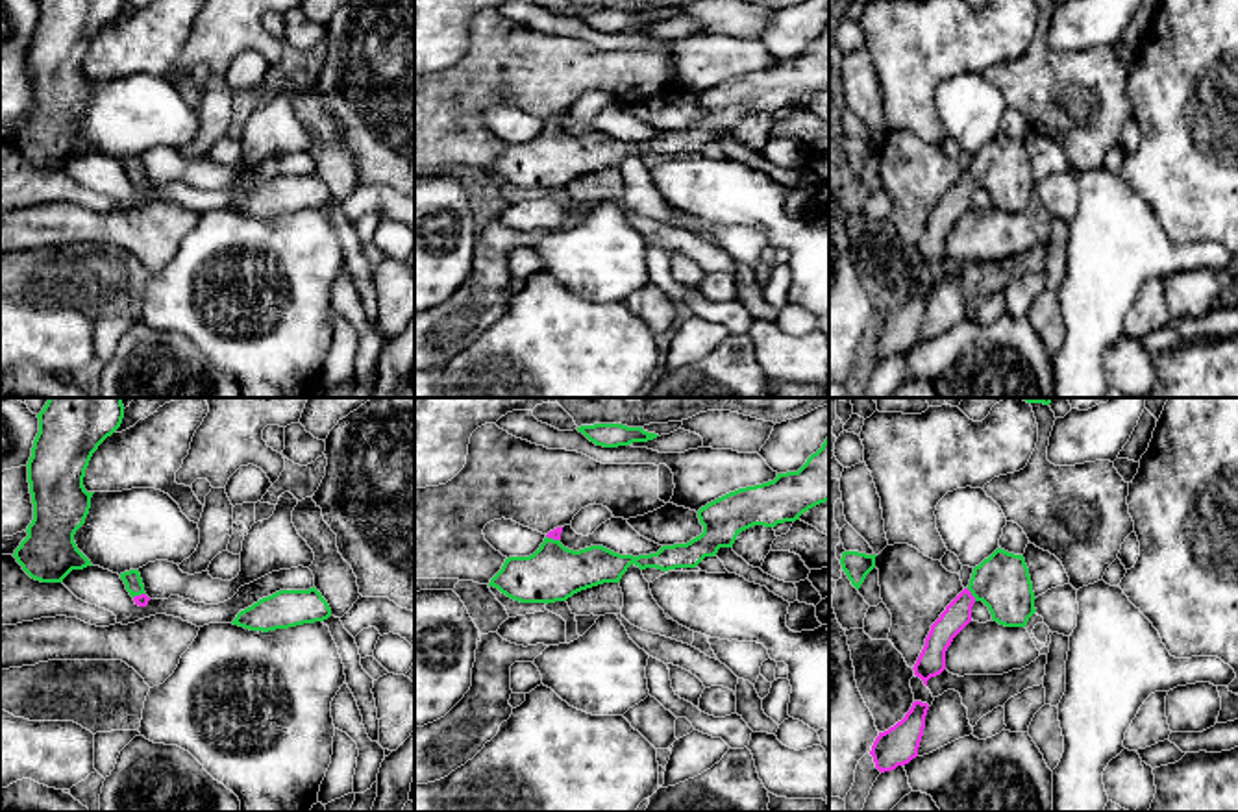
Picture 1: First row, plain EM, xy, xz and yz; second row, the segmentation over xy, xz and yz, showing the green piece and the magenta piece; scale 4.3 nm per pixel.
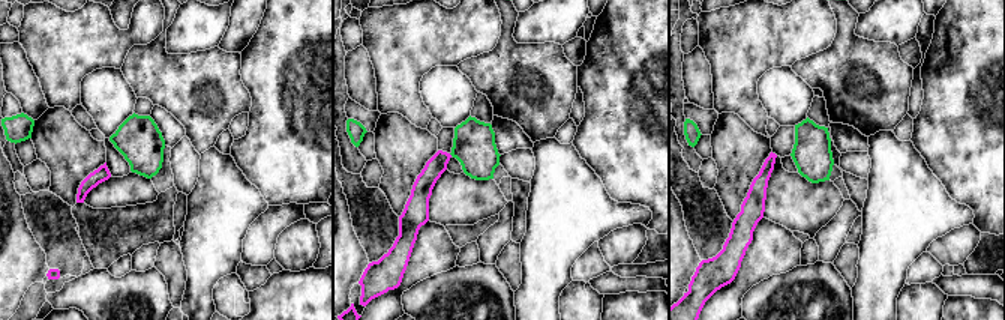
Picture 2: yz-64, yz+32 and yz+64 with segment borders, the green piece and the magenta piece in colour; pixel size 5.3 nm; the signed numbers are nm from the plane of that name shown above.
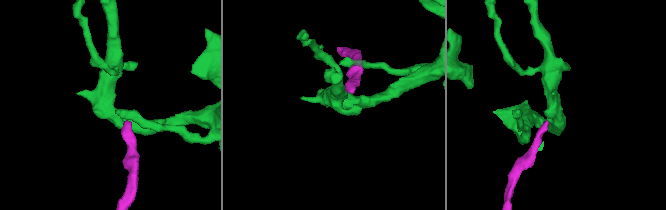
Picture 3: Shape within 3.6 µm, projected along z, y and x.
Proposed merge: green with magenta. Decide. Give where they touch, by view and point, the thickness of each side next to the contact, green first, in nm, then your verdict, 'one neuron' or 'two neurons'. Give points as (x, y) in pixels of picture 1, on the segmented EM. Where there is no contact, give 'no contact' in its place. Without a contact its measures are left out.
yz (972, 594) | 240/120 nm | one neuron

